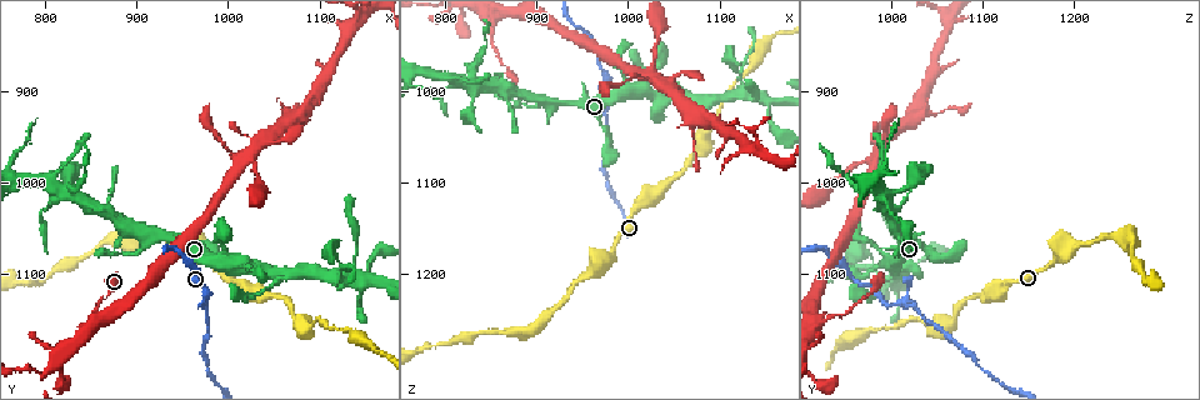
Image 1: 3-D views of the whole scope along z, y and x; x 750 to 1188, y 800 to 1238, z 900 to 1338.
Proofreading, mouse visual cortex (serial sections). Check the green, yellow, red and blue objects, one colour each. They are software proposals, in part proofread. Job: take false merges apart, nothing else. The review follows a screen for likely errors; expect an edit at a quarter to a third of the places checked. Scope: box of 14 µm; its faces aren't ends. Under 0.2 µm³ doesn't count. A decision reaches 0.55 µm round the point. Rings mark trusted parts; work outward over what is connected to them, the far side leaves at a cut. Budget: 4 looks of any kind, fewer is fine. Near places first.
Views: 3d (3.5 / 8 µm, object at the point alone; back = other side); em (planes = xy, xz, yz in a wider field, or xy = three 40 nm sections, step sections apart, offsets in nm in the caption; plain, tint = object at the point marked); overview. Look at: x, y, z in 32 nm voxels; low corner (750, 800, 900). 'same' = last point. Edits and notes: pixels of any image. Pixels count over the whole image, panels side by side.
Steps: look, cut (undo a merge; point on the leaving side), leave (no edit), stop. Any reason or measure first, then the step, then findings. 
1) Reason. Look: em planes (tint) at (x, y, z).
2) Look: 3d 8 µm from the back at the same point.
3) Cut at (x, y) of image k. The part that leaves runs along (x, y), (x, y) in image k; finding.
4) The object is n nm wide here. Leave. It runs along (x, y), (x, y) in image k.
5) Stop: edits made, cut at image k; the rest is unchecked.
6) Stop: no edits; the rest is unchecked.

Three-way junction. Look: 3d 3.5 µm from the back at (1020, 980, 980).

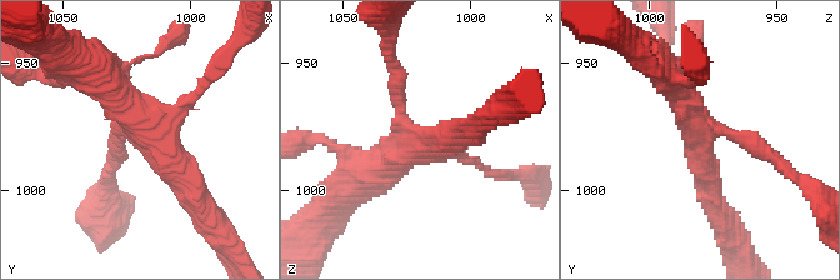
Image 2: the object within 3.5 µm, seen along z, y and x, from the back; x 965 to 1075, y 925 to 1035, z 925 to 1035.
Need the tissue. Look: em xy step 2 (tint) at (1017, 977, 983).

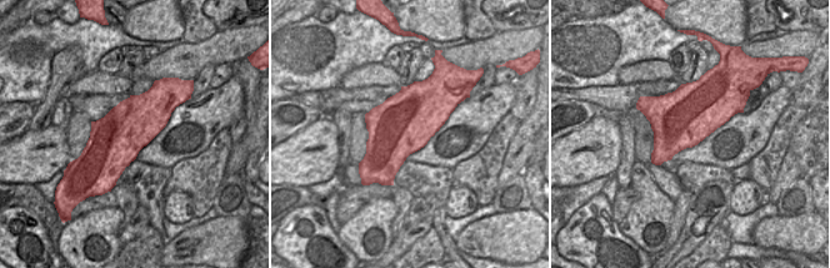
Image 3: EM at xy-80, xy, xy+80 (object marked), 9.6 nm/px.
Leave. It runs along (195, 195), (130, 110), (88, 76) in image 2; continuous, no second cell.

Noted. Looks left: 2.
Calibre changes. Look: 3d 3.5 µm at (960, 1065, 1205).

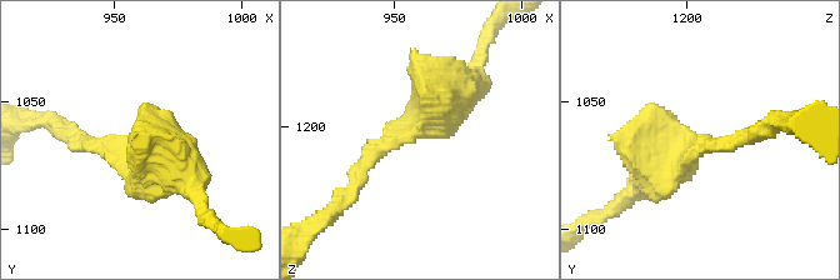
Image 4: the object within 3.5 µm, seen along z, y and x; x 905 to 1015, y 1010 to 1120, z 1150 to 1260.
Need the tissue. Look: em xy step 3 (tint) at (960, 1068, 1201).

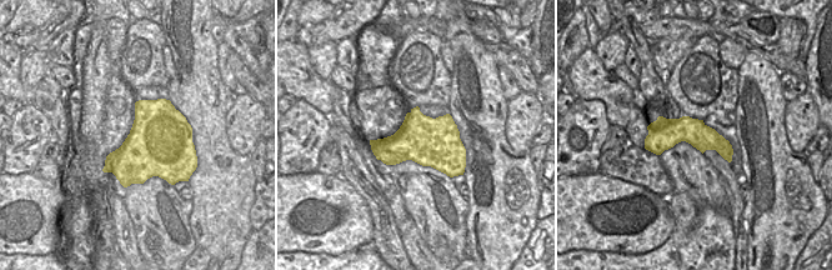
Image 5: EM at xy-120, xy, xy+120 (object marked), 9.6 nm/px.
Leave. All the same cell.

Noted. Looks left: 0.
Stop: no edits; the rest is unchecked.

